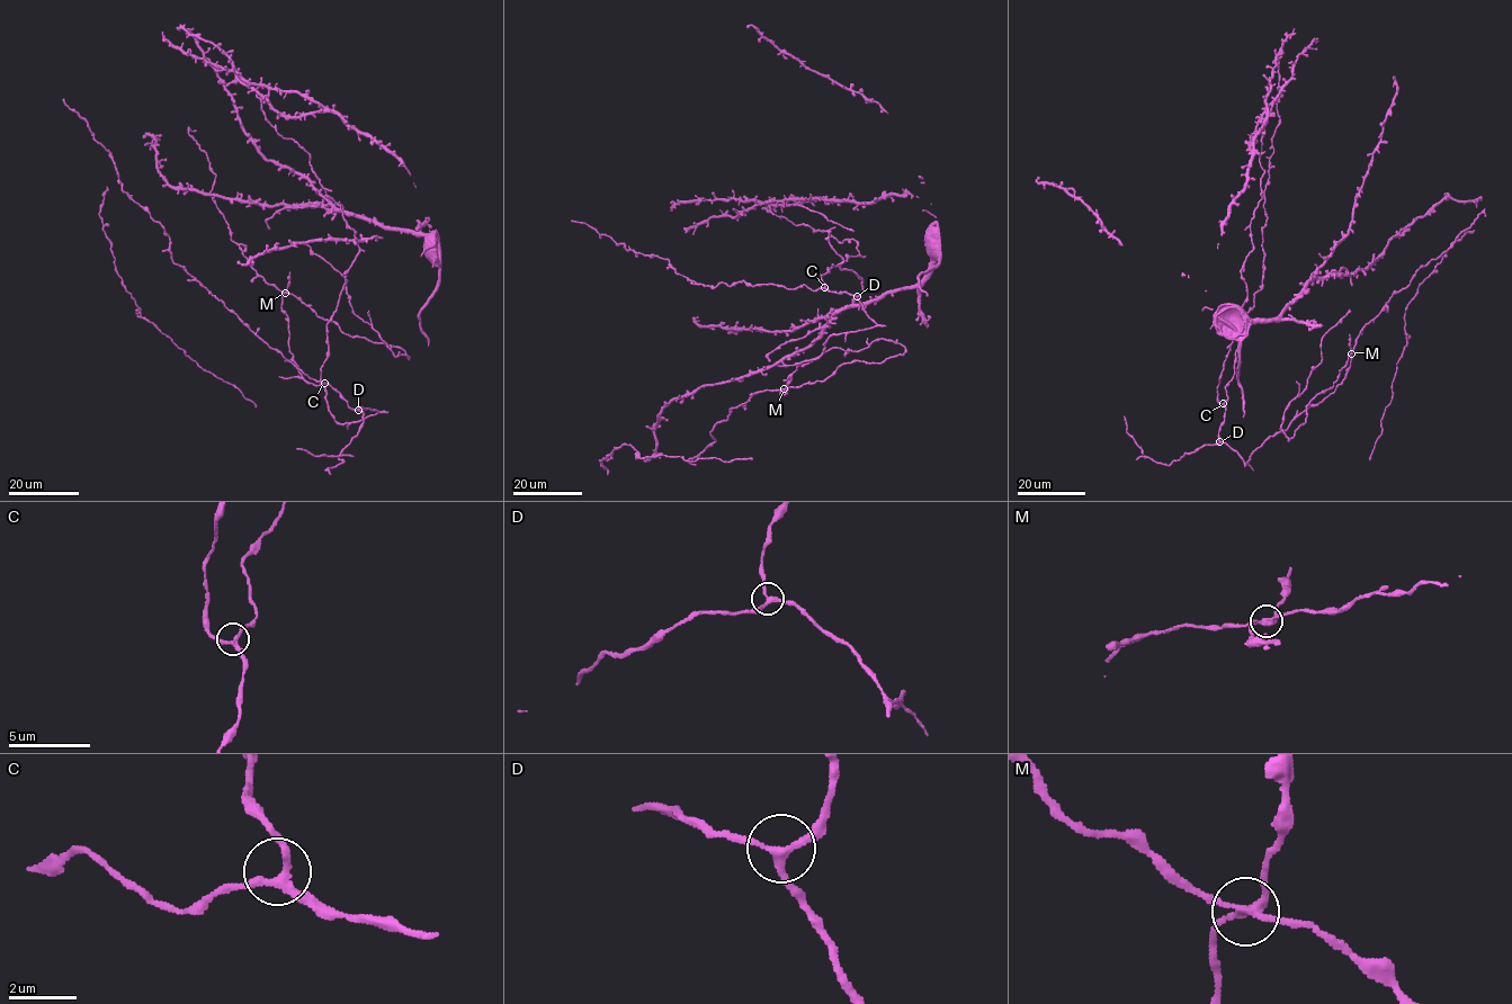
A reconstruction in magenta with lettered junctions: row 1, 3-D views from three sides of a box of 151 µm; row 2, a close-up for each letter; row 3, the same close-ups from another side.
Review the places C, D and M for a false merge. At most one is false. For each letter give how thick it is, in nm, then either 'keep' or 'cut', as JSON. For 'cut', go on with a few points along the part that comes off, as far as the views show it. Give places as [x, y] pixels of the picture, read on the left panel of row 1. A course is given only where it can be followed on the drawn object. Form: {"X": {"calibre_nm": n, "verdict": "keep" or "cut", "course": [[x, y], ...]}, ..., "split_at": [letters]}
{"C": {"calibre_nm": 240, "verdict": "keep"}, "D": {"calibre_nm": 220, "verdict": "keep"}, "M": {"calibre_nm": 200, "verdict": "keep"}, "split_at": []}

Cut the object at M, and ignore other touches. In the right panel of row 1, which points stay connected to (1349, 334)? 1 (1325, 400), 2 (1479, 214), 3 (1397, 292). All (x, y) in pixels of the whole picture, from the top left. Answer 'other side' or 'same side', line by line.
1: same side
2: other side
3: other side

